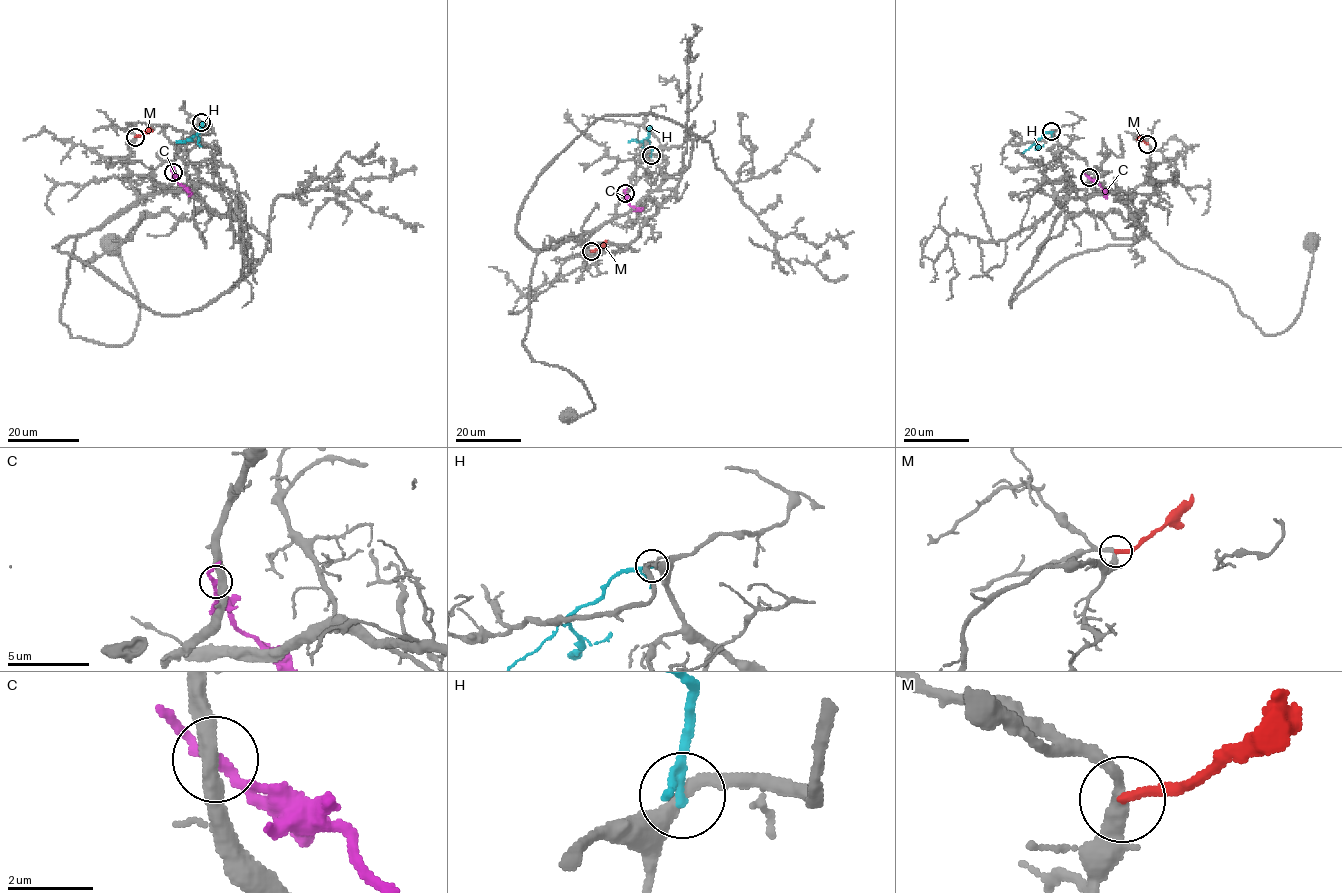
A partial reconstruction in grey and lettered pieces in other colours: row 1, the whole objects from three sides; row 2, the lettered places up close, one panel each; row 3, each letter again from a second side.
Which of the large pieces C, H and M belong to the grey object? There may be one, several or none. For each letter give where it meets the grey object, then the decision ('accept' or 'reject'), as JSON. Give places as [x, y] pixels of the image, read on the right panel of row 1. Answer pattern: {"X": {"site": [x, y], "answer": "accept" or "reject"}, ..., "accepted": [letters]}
{"C": {"site": [1089, 177], "answer": "reject"}, "H": {"site": [1051, 131], "answer": "reject"}, "M": {"site": [1147, 144], "answer": "reject"}, "accepted": []}

